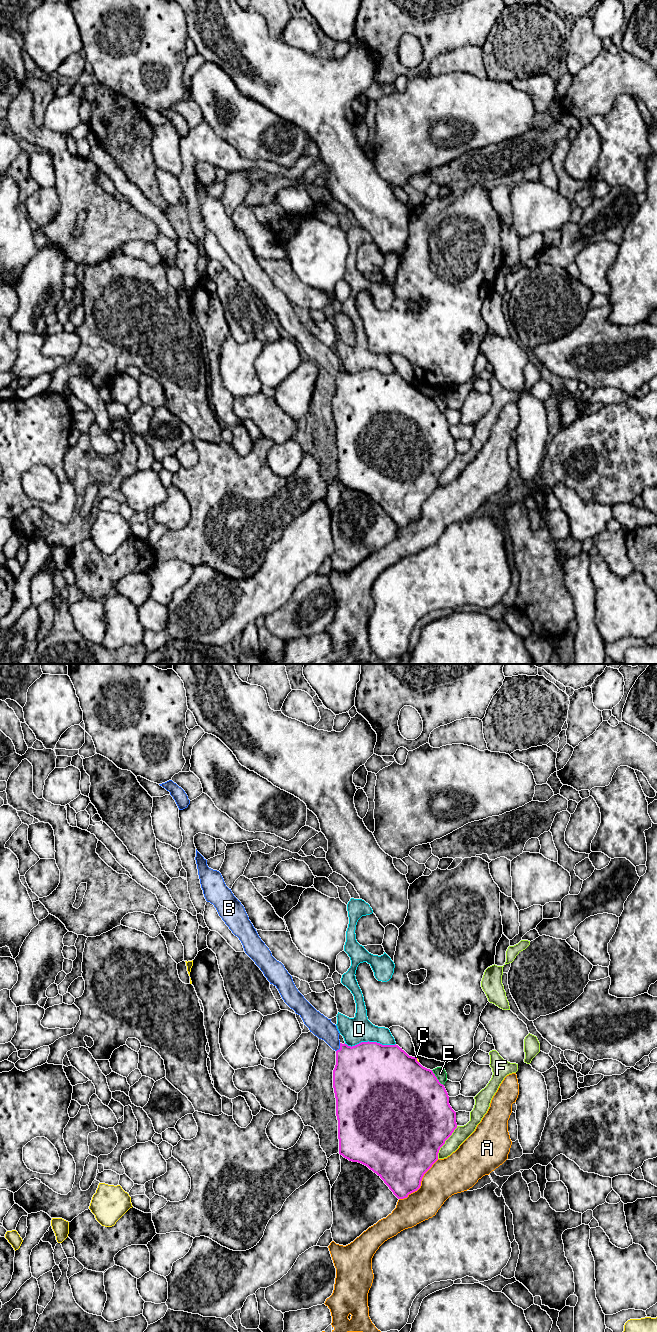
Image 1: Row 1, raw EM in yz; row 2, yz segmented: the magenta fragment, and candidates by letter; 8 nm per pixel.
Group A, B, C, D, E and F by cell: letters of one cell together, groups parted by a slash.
A / B / C / D / E / F

